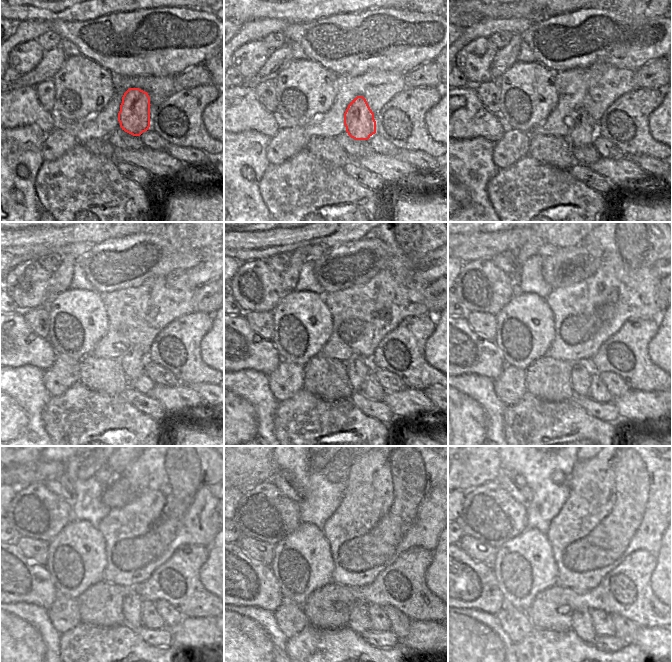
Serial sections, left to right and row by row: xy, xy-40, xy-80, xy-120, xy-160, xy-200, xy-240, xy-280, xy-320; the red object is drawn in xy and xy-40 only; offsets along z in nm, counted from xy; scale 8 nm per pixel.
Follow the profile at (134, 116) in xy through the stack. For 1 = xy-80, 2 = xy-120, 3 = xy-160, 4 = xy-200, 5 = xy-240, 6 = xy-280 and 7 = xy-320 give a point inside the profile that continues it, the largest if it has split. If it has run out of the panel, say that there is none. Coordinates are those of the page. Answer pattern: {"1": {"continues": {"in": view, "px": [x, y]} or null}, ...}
{"1": {"continues": {"in": "xy-80", "px": [585, 130]}}, "2": {"continues": {"in": "xy-120", "px": [132, 362]}}, "3": {"continues": {"in": "xy-160", "px": [357, 368]}}, "4": {"continues": {"in": "xy-200", "px": [581, 372]}}, "5": {"continues": {"in": "xy-240", "px": [132, 605]}}, "6": {"continues": {"in": "xy-280", "px": [358, 621]}}, "7": {"continues": {"in": "xy-320", "px": [582, 625]}}}

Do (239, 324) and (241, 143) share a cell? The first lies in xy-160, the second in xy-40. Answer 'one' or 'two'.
two

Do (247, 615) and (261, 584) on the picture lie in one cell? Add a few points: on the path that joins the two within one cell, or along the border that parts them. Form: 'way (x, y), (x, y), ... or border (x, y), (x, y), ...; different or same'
border (234, 605), (254, 605), (273, 612); different

